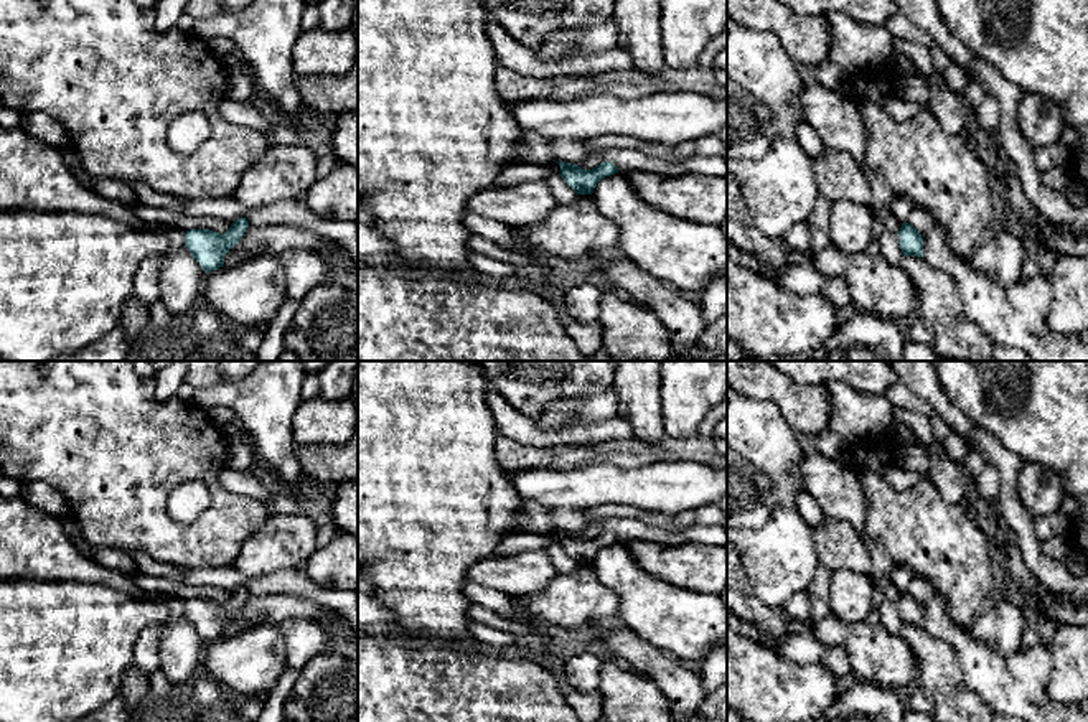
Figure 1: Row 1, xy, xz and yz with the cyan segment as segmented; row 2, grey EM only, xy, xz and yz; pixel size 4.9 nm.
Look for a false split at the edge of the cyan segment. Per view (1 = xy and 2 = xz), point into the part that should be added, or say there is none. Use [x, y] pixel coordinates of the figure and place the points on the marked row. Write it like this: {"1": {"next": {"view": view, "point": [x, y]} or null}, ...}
{"1": {"next": null}, "2": {"next": null}}

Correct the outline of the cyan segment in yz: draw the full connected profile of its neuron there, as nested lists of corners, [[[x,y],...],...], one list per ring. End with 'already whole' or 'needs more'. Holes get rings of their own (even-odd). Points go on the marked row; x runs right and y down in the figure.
[[[903,223],[897,234],[898,234],[902,256],[923,257],[923,237],[912,224]]]; already whole

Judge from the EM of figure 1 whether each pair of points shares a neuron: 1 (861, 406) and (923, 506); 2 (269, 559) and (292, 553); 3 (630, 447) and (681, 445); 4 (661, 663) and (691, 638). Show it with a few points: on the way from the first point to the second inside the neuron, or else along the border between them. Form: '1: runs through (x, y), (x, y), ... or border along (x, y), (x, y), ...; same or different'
1: border along (894, 426), (877, 436), (851, 444); different
2: runs through (274, 554), (287, 553); same
3: runs through (643, 450), (668, 449); same
4: border along (637, 635), (678, 661); different

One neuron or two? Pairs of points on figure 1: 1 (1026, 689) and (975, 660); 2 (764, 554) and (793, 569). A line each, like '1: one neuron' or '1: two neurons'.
1: one neuron
2: one neuron

